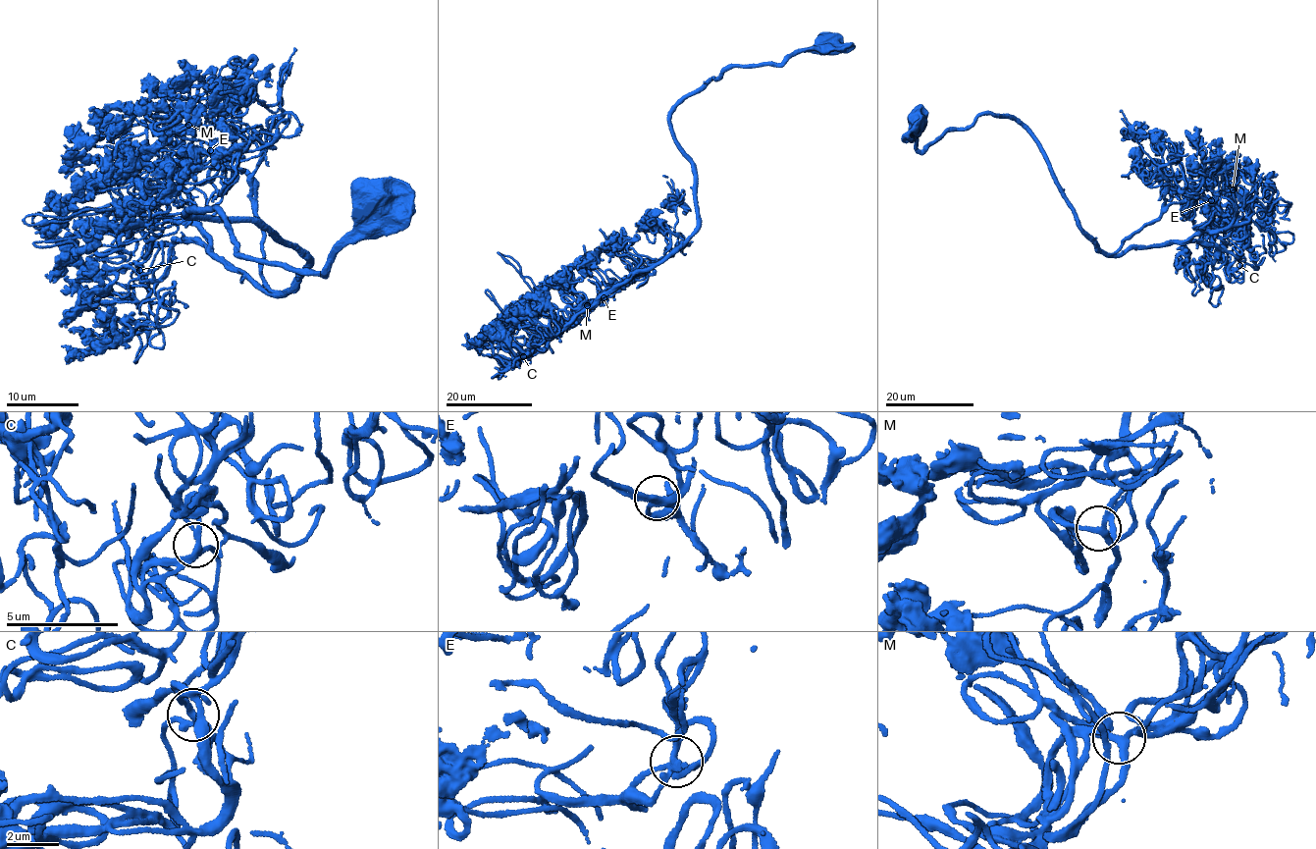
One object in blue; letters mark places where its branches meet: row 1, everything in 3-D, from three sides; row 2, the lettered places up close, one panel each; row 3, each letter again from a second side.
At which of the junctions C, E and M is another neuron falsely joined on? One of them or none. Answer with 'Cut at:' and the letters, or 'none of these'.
Cut at: none of these

